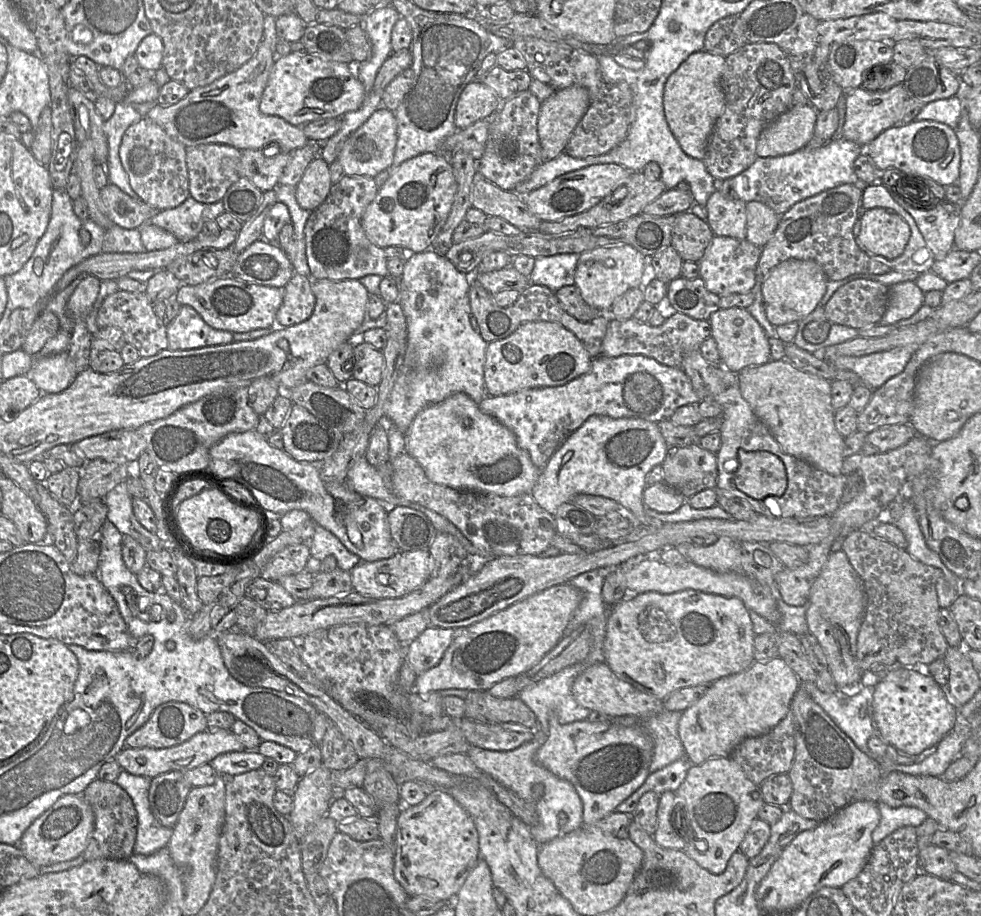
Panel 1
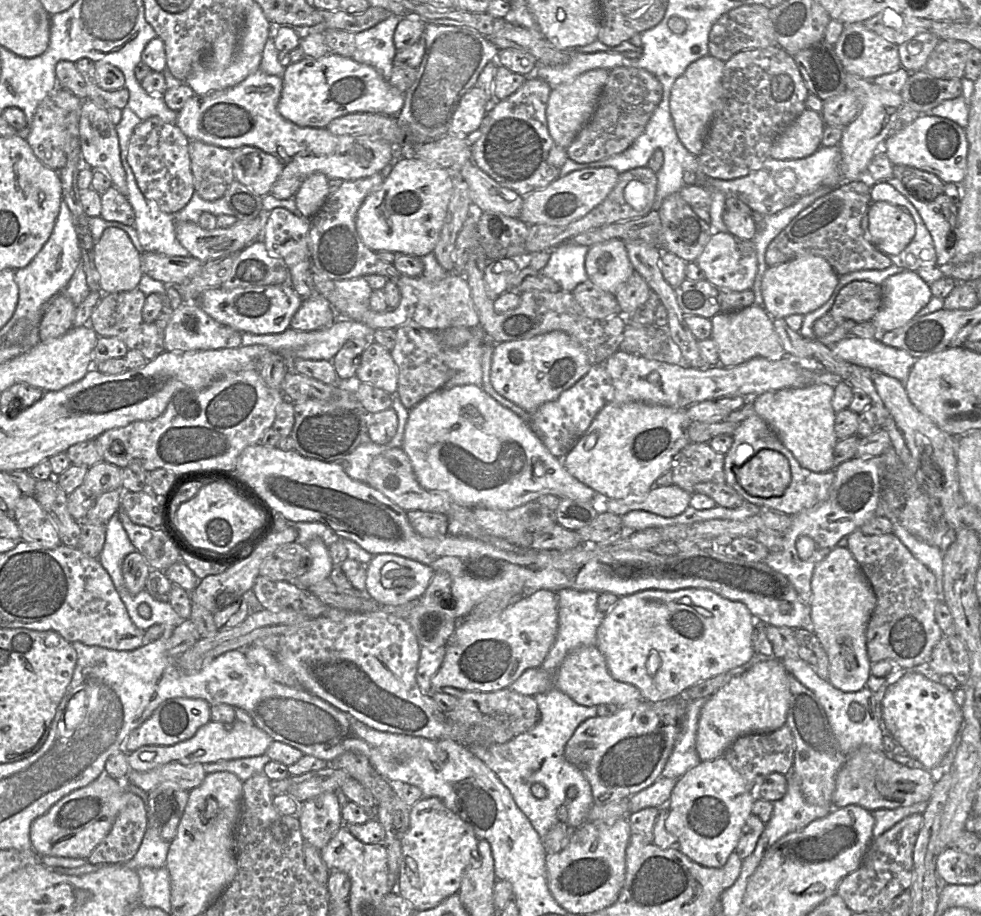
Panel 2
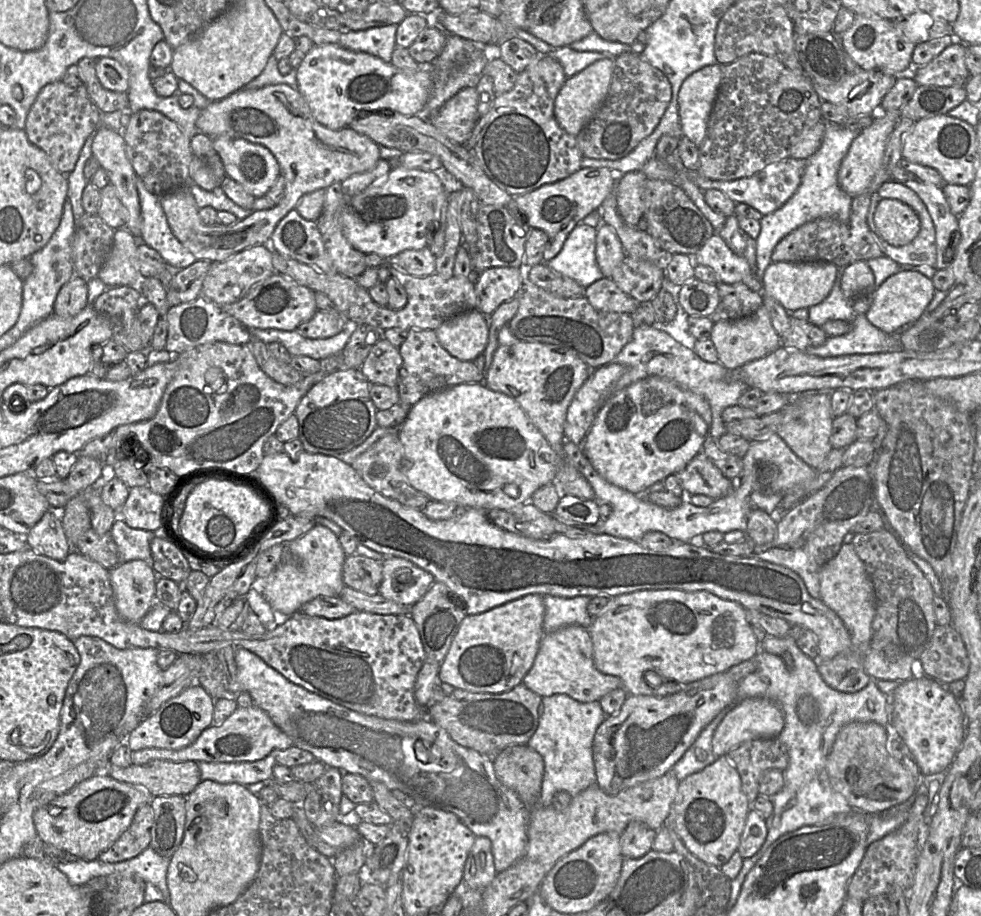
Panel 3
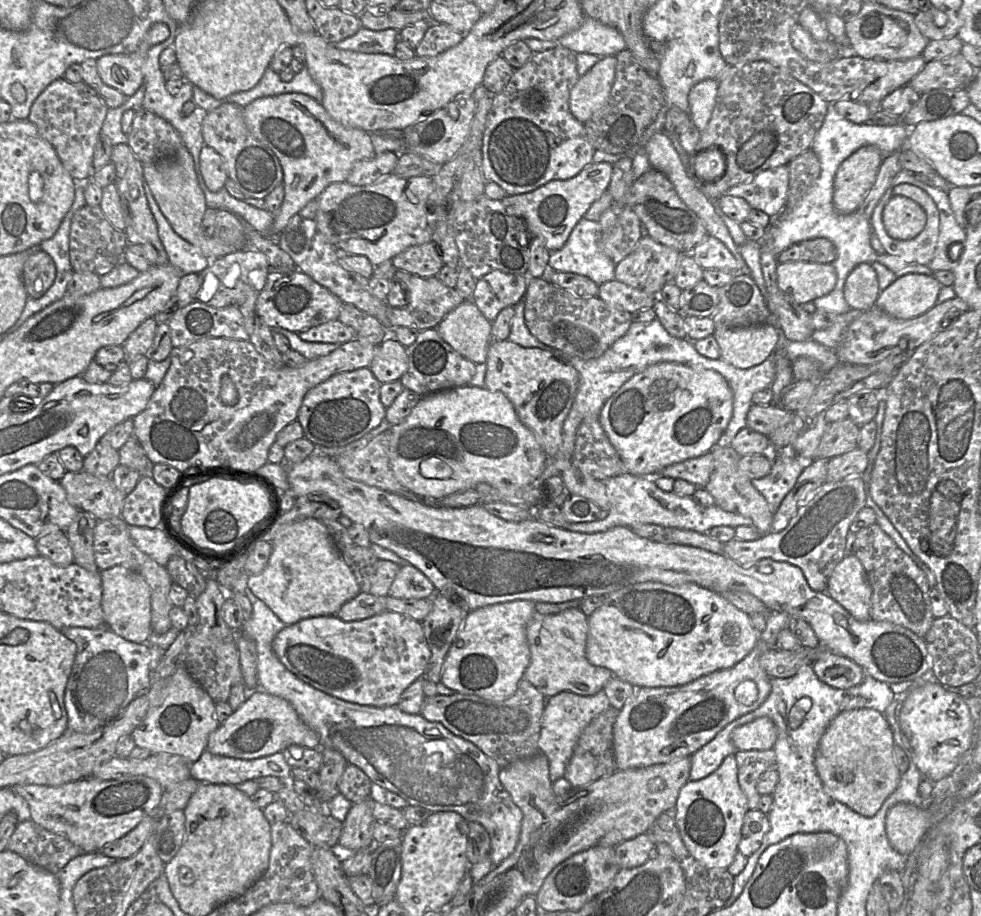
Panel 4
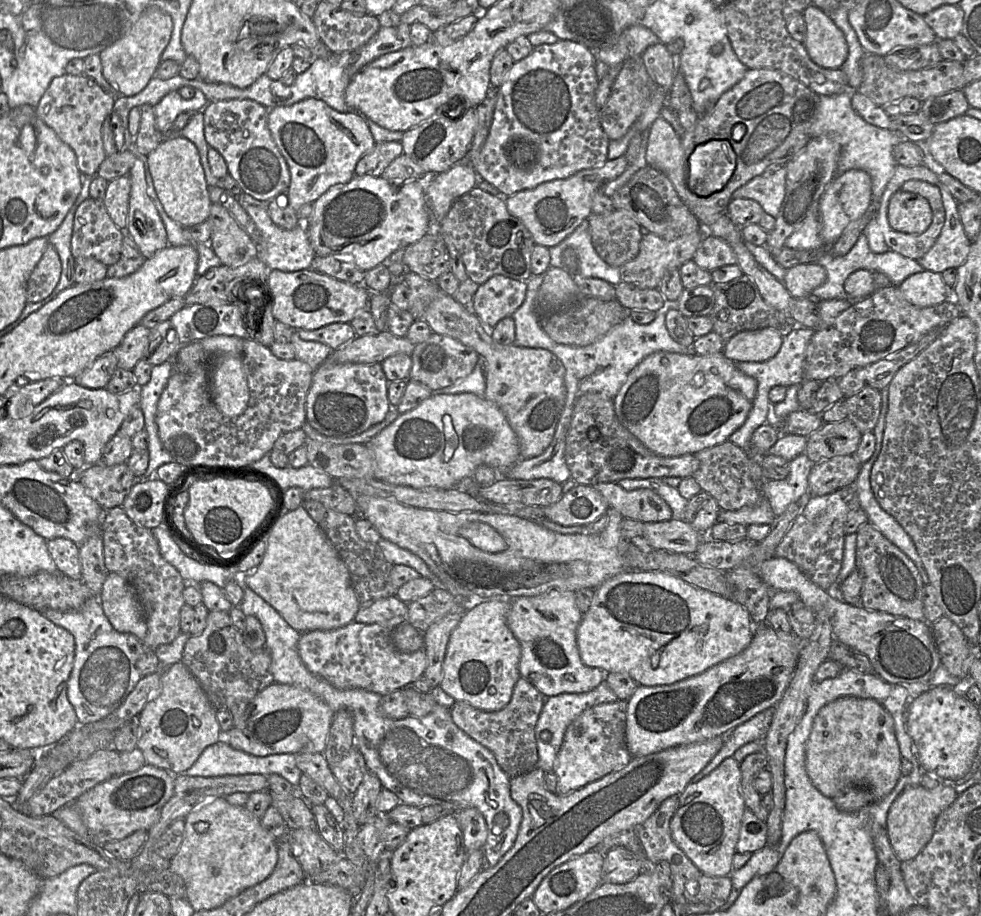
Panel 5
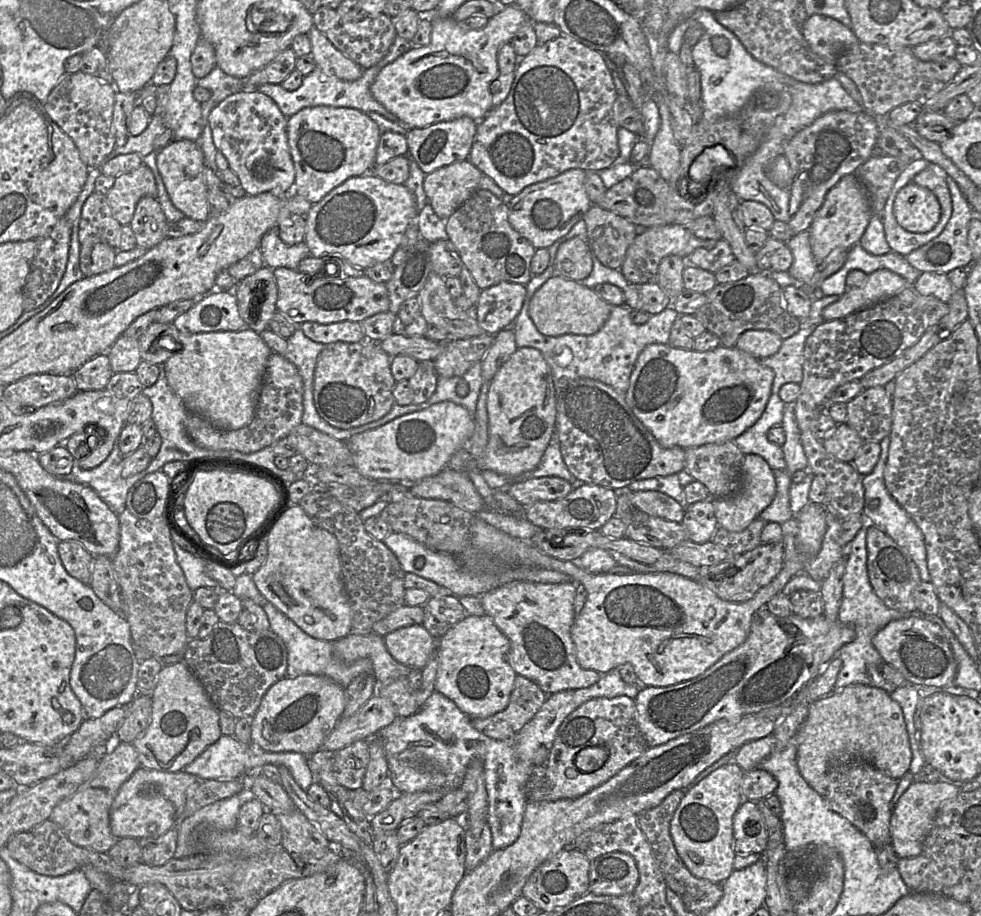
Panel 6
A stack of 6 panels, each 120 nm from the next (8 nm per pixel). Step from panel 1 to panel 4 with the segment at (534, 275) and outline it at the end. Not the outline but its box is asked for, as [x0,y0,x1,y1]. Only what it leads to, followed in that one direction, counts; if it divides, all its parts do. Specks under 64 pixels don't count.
[549,217,616,285]

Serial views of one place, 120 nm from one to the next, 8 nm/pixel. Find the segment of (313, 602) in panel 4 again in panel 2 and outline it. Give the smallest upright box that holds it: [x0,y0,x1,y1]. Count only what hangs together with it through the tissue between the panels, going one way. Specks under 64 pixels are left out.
[289,537,333,590]

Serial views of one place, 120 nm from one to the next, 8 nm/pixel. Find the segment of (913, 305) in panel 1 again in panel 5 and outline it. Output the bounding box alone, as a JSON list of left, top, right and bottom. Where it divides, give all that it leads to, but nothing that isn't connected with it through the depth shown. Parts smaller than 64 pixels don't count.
[898,270,947,307]

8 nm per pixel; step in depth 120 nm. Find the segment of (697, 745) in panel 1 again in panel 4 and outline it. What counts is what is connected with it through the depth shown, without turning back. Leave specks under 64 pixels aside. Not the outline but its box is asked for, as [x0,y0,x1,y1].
[731,717,777,750]

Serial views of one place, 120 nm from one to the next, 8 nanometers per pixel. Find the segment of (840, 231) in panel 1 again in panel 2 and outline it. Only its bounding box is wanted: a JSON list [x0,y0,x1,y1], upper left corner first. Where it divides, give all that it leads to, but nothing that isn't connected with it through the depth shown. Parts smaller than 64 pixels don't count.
[765,178,890,276]

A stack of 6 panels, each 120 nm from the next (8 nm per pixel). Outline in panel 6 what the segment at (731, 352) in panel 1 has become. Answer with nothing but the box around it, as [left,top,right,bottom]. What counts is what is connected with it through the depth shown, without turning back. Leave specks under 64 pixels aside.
[735,330,783,359]

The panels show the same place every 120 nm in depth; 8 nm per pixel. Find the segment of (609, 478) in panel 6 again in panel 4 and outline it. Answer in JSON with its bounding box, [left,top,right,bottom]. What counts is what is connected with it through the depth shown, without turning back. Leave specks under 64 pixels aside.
[571,418,714,488]

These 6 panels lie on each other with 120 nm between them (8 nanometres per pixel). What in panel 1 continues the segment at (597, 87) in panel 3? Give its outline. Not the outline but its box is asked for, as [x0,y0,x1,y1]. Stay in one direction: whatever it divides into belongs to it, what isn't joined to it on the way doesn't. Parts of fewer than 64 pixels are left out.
[538,85,589,162]

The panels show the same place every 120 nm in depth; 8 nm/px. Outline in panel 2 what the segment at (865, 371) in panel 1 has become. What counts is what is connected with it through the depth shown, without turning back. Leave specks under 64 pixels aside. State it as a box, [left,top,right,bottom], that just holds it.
[828,336,916,383]

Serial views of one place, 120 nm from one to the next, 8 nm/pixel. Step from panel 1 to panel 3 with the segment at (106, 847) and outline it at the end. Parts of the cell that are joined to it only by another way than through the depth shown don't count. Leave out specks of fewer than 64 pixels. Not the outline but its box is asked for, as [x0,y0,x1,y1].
[98,804,153,863]

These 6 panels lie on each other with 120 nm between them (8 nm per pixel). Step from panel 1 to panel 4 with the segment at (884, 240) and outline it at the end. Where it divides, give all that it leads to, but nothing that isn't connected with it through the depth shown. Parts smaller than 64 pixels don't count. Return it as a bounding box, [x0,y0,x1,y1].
[882,195,927,240]

